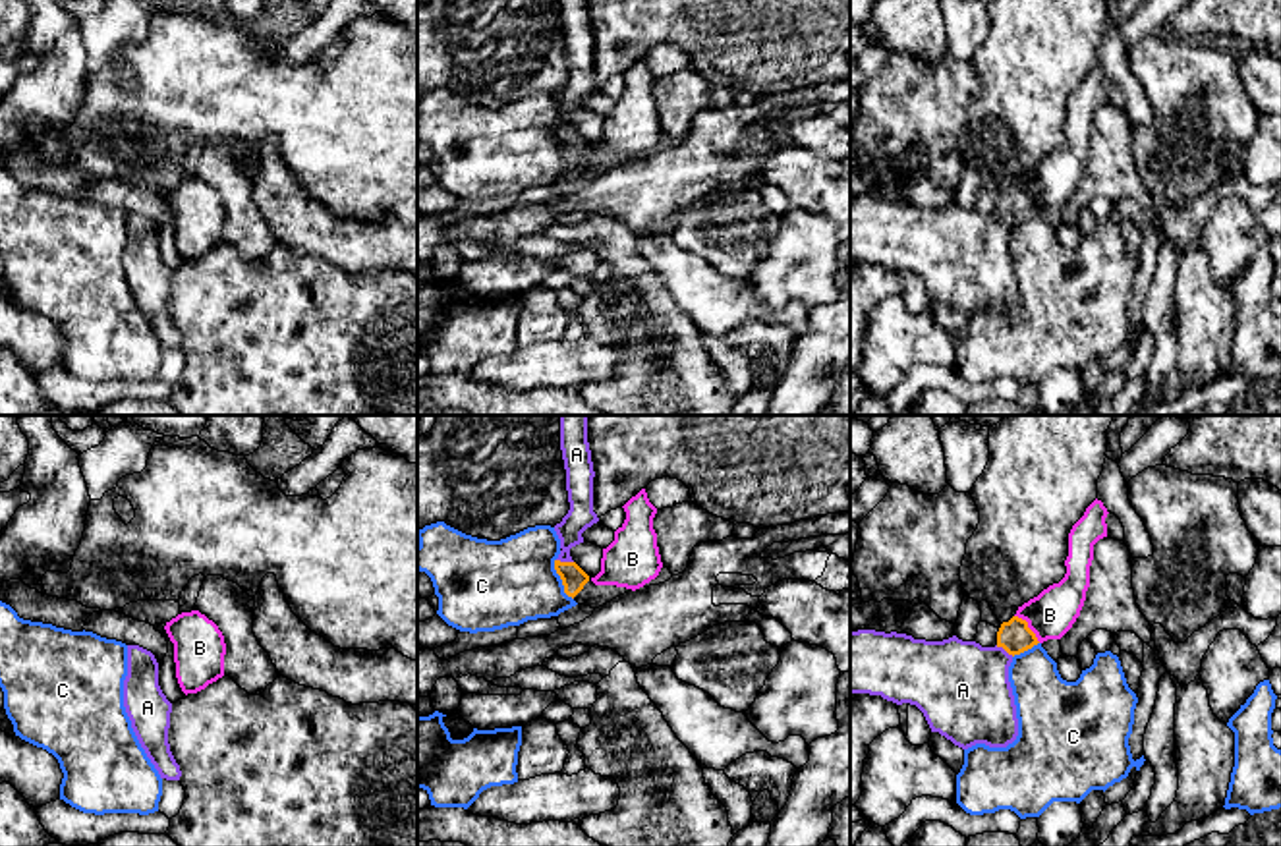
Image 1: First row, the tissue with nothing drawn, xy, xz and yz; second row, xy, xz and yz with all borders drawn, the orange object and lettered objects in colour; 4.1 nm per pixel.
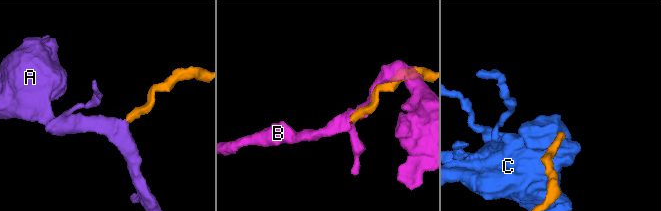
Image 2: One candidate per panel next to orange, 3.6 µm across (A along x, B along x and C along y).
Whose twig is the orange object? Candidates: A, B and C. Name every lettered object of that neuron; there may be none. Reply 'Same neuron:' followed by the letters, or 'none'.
Same neuron: A

